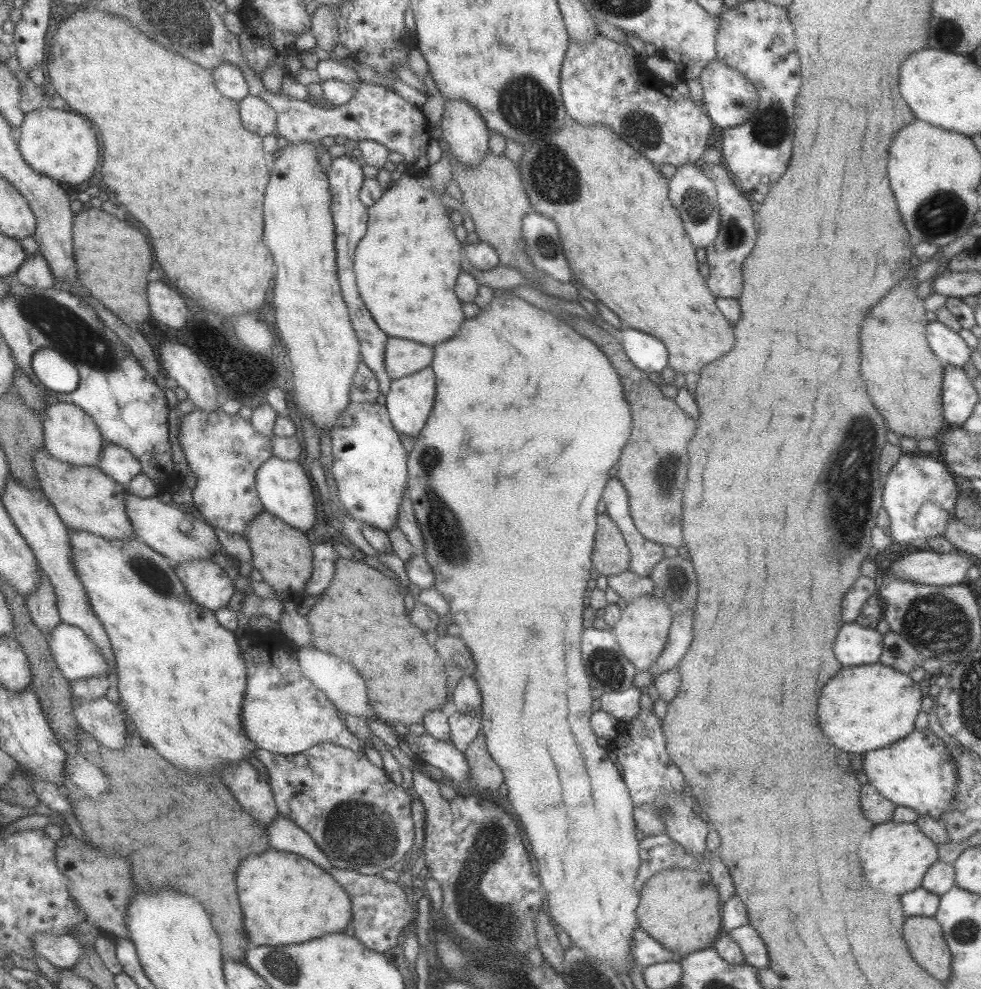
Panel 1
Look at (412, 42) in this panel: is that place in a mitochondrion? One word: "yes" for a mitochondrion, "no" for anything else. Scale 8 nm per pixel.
no

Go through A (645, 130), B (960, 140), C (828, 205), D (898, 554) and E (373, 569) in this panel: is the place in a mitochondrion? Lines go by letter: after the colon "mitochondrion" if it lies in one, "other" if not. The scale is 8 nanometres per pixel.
A: mitochondrion
B: other
C: other
D: other
E: other

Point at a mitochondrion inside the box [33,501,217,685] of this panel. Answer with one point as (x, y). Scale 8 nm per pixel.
(147, 570)

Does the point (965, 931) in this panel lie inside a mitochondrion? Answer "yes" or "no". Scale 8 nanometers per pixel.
yes

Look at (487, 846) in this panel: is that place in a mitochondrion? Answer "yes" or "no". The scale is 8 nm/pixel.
yes

